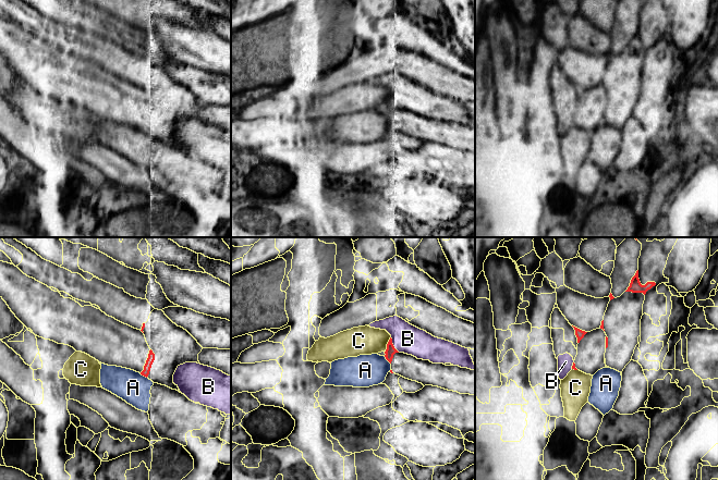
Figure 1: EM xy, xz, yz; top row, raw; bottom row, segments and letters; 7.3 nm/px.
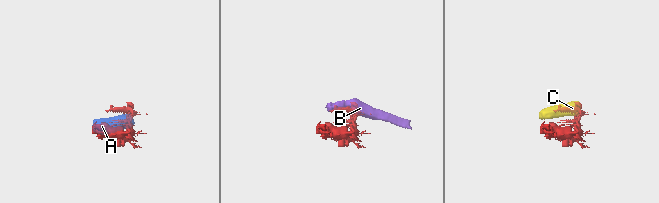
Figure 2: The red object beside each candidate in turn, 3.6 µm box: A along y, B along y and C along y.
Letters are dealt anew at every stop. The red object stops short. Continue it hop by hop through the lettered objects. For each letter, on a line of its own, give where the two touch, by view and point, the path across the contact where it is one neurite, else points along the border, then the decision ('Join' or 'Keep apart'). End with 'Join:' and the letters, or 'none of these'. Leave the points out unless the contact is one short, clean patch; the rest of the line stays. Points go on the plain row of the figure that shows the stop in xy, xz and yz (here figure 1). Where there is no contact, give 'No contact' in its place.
A: Touches red at xz (387, 115). Keep apart
B: Touches red at xz (392, 101). Keep apart
C: Touches red at xz (387, 100). Keep apart
Join: none of these

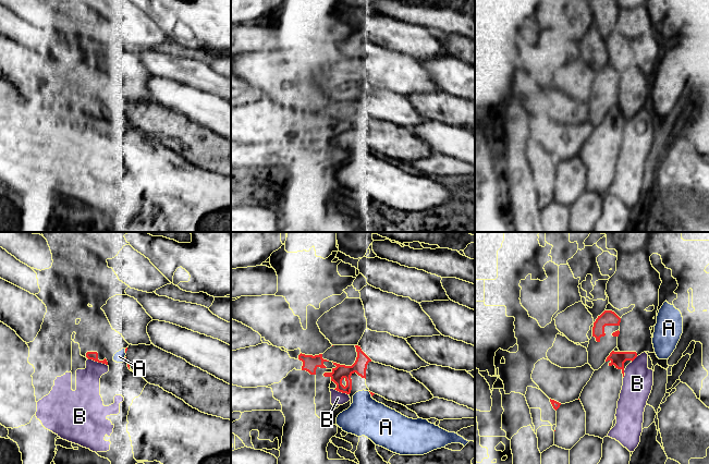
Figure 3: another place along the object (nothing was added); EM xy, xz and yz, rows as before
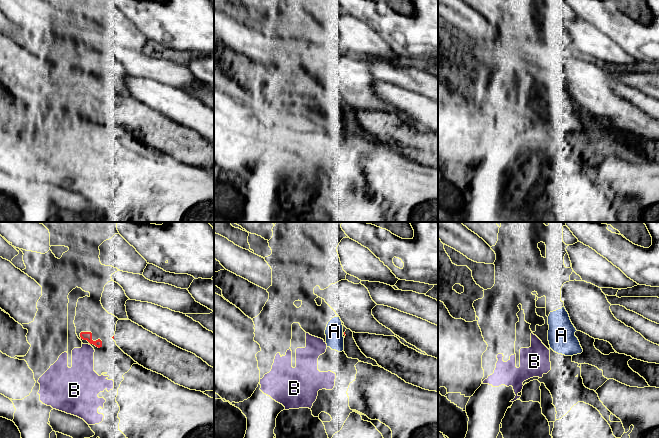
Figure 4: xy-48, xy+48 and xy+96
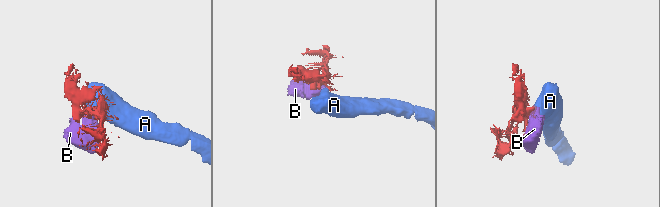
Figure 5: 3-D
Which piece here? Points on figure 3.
A: Touches red at xz (370, 149). Keep apart
B: Touches red at xy (98, 118). Keep apart
Join: none of these

